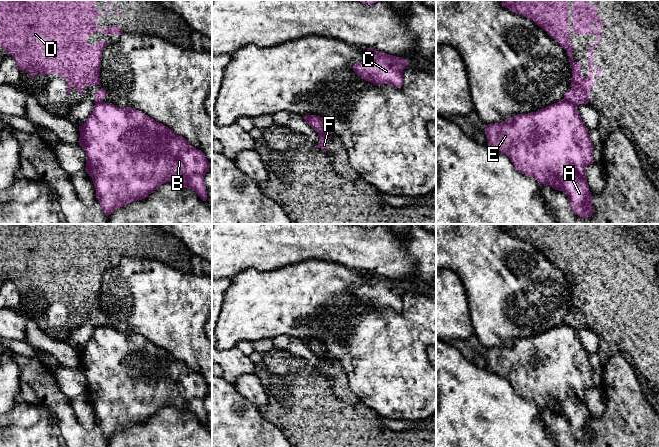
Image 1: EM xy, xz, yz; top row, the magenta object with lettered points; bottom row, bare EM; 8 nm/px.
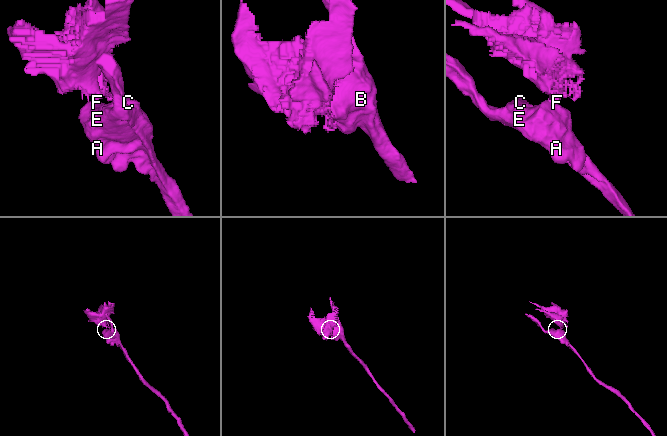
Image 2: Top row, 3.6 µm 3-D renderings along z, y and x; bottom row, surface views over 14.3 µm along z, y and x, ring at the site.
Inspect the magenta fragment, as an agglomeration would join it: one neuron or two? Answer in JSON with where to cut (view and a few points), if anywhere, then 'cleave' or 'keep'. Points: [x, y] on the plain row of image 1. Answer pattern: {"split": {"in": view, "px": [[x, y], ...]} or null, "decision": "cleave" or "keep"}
{"split": {"in": "yz", "px": [[563, 323], [575, 329]]}, "decision": "cleave"}

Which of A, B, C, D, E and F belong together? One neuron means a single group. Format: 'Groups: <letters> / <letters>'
Groups: A B C E / D F

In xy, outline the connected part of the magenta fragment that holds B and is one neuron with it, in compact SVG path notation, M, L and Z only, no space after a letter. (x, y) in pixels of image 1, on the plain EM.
M95 327L87 345L79 350L79 355L78 367L86 375L85 394L92 402L96 422L107 441L120 431L145 423L167 406L173 406L182 412L194 414L206 426L207 414L204 401L209 395L209 386L205 378L191 370L185 362L175 358L170 352L143 336L131 331L120 332L111 327Z

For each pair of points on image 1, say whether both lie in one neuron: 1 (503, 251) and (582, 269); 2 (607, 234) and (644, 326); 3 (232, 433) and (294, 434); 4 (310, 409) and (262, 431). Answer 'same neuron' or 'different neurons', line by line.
1: different neurons
2: same neuron
3: different neurons
4: different neurons

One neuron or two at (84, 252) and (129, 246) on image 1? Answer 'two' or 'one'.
one

